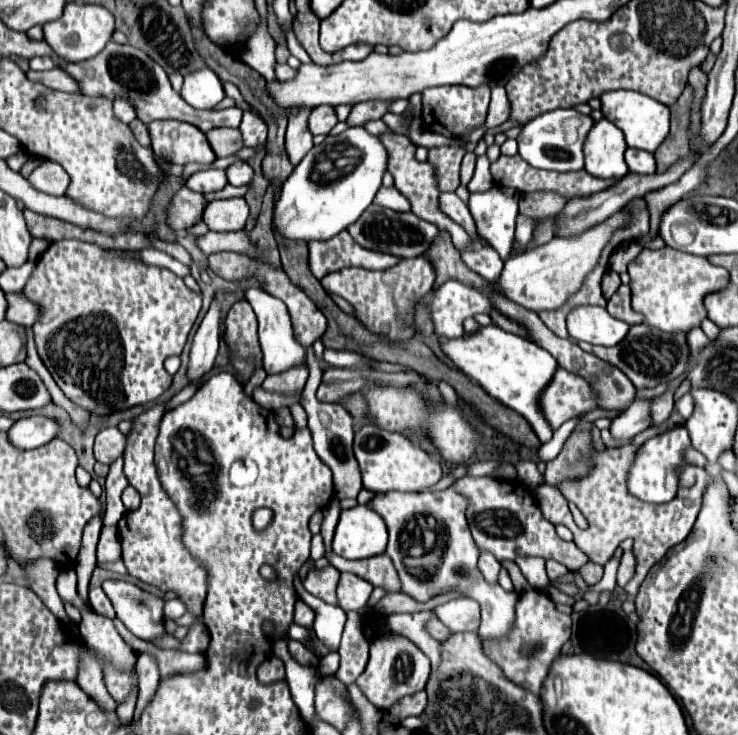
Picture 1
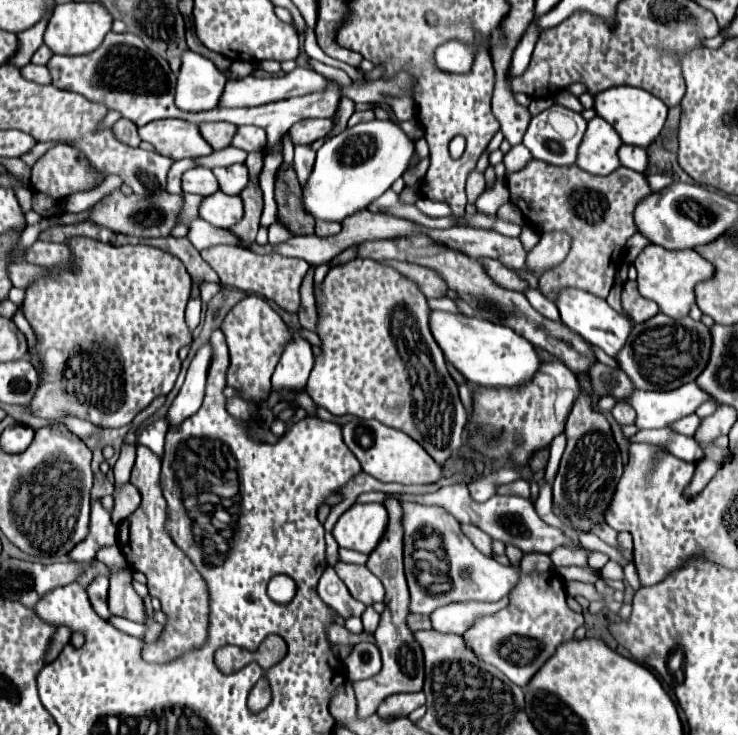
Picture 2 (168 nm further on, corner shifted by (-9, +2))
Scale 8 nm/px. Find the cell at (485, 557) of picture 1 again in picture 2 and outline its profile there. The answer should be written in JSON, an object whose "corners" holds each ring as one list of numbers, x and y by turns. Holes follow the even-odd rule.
{"corners":[[462,525,462,531,468,535,468,539,474,543,474,547,480,549,480,553,484,553,486,557,494,557,492,539,482,529,476,529,476,525]]}

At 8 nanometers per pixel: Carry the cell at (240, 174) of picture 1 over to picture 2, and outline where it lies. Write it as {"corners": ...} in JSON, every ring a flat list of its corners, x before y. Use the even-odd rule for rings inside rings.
{"corners":[[236,163,230,167,214,167,212,173,220,181,220,191,228,195,238,195,248,185,248,167,244,163]]}

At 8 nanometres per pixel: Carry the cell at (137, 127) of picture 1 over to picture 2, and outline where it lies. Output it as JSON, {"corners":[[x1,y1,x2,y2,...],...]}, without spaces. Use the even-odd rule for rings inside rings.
{"corners":[[120,119,112,129,114,129,116,137,118,137,120,141,128,143,130,147,138,147,140,141,142,141,140,135,138,135,138,127,132,125,132,121,128,121,128,119]]}

